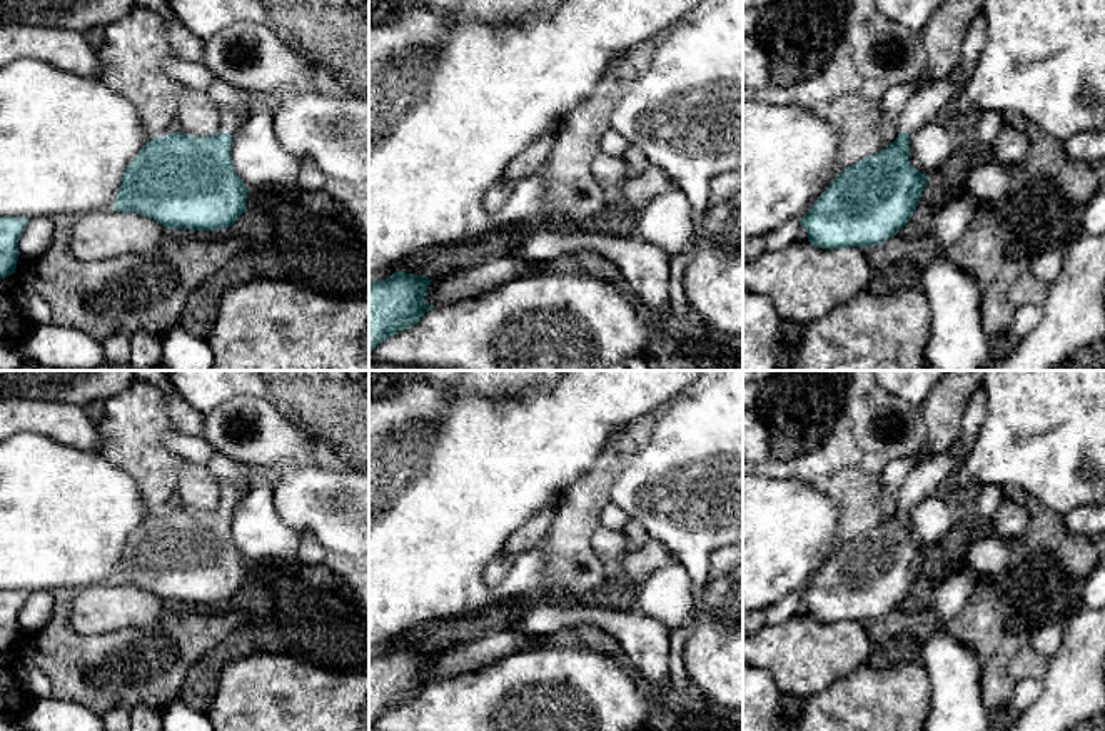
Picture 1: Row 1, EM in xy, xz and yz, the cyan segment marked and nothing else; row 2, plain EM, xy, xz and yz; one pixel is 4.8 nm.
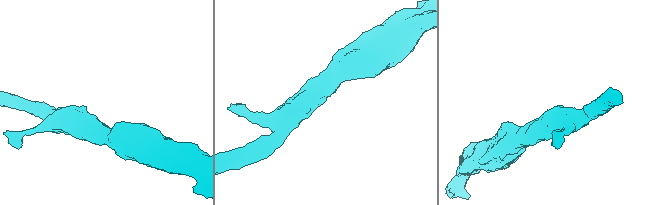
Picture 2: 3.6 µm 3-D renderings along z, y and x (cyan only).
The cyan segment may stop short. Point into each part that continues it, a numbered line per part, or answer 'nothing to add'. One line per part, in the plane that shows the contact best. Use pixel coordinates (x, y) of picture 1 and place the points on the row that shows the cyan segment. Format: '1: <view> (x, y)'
1: xy (231, 120)

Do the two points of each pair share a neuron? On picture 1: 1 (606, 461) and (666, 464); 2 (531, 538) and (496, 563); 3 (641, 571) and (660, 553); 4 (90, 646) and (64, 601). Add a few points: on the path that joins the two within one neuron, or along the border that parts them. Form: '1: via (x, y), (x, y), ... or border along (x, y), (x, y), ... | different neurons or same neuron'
1: border along (630, 464), (613, 484), (611, 499) | different neurons
2: via (523, 539), (504, 558) | same neuron
3: via (646, 566), (655, 558) | same neuron
4: via (77, 643), (64, 630), (64, 615) | same neuron

